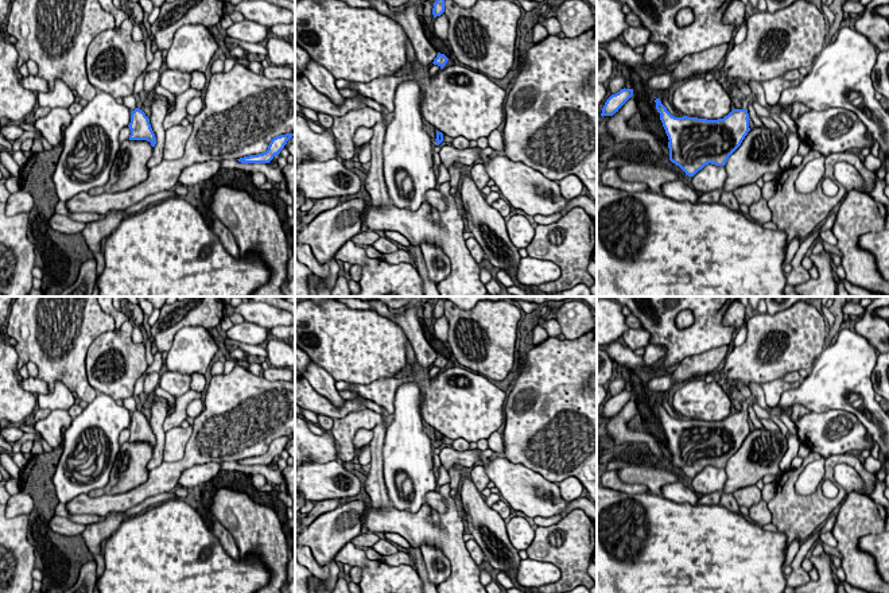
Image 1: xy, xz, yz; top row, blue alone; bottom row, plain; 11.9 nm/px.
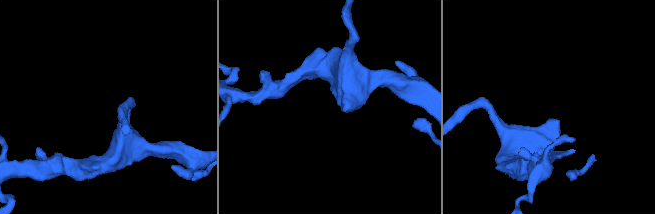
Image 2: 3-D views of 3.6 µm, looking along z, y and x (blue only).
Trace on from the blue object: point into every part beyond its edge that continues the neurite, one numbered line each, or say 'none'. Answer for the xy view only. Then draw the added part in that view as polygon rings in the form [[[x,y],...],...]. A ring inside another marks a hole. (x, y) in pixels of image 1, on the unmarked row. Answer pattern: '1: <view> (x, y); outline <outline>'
1: xy (129, 403); outline [[[129,396],[127,399],[123,400],[123,406],[132,414],[135,412],[137,408],[136,408],[136,402],[133,399],[133,396]]]

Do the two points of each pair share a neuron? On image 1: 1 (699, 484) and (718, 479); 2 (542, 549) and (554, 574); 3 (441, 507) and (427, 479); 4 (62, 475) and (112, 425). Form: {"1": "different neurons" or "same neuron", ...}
{"1": "same neuron", "2": "different neurons", "3": "different neurons", "4": "same neuron"}

